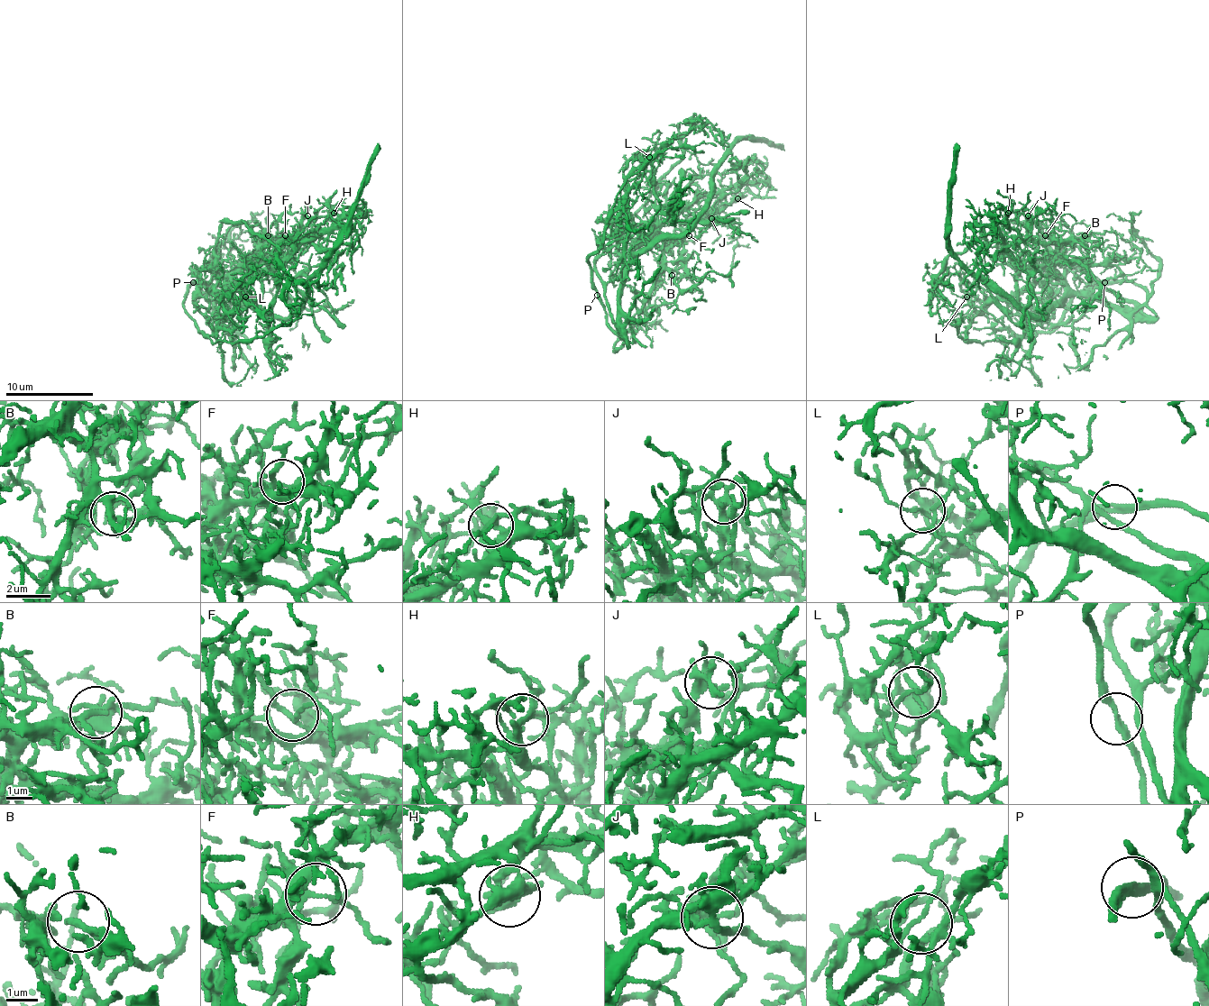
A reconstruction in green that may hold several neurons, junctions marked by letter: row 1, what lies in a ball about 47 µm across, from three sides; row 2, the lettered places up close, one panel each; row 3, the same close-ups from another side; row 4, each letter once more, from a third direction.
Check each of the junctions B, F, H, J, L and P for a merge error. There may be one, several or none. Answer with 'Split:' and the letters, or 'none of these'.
Split: none of these

